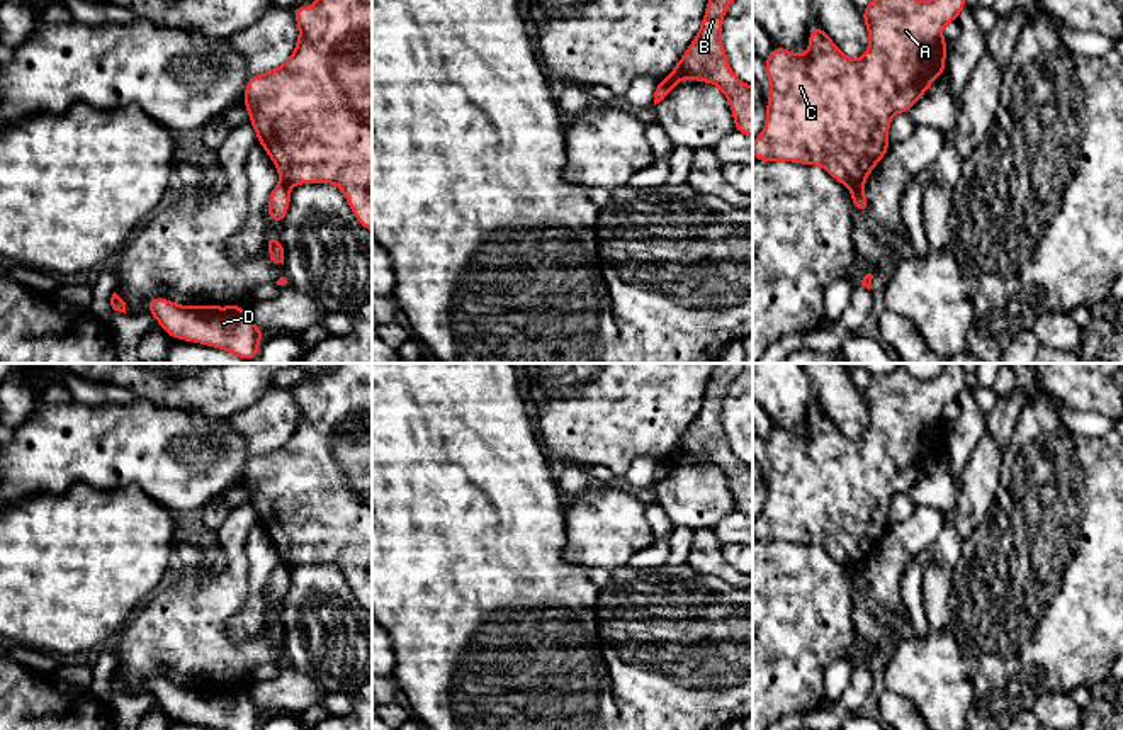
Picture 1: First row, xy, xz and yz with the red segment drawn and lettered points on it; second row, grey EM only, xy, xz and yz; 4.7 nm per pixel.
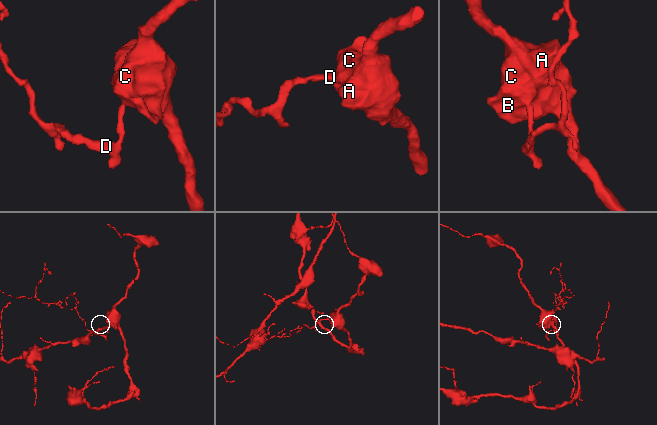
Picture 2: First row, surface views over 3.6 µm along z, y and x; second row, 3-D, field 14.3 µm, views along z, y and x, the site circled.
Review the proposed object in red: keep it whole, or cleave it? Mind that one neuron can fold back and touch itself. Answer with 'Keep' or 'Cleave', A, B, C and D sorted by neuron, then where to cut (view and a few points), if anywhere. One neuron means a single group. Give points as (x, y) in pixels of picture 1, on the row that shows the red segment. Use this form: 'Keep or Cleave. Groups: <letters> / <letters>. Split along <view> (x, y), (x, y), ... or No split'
Cleave. Groups: A B C / D. Split along yz (862, 180), (852, 189)

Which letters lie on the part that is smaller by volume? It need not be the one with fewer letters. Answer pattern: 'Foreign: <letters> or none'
Foreign: D

